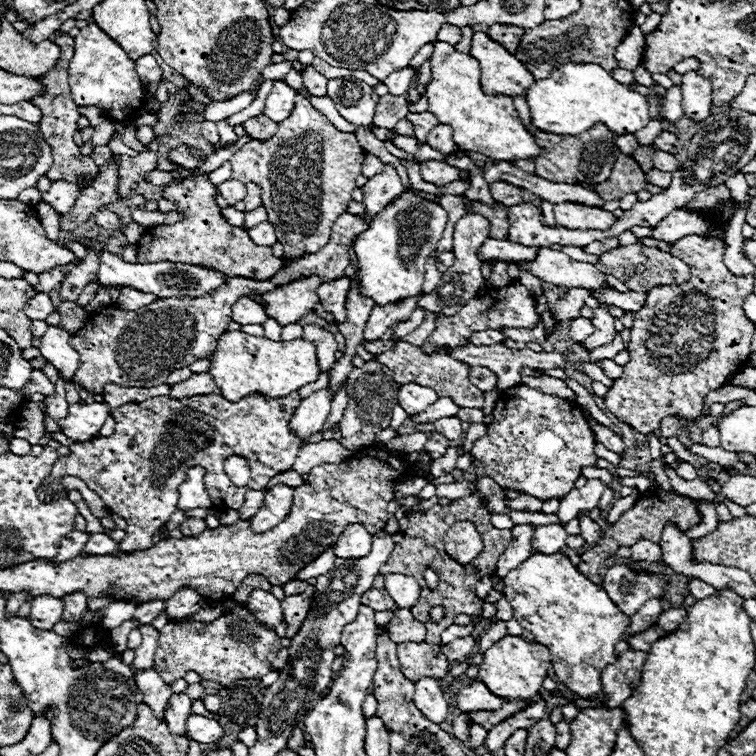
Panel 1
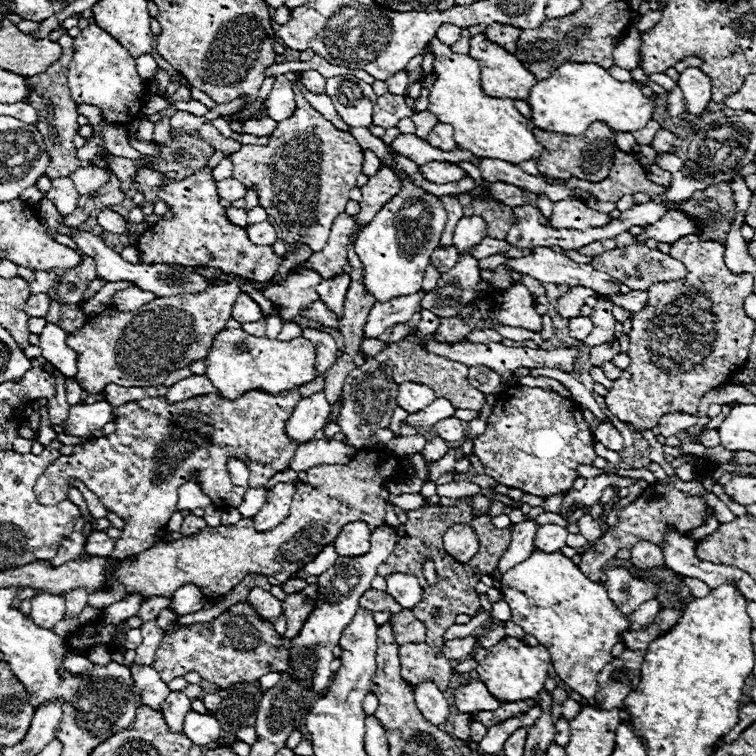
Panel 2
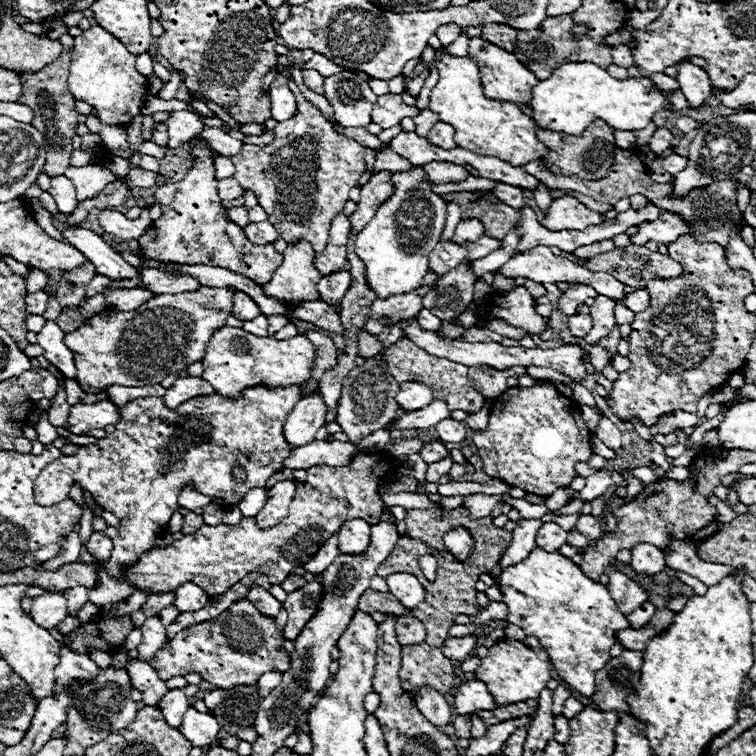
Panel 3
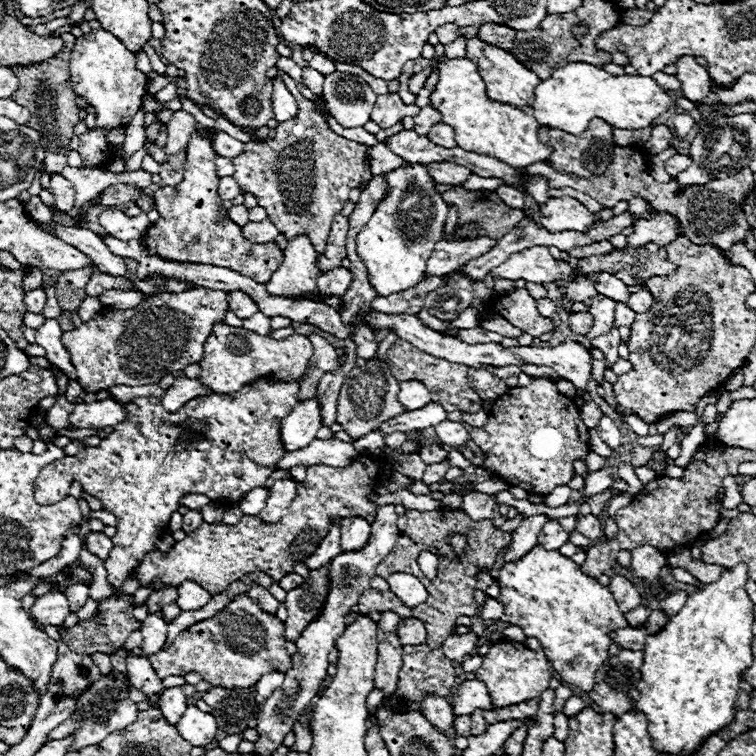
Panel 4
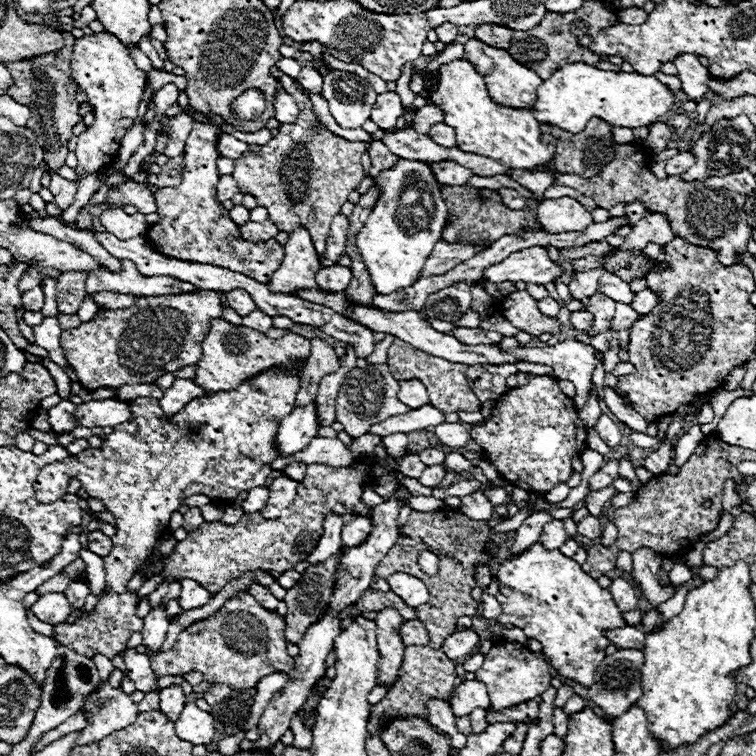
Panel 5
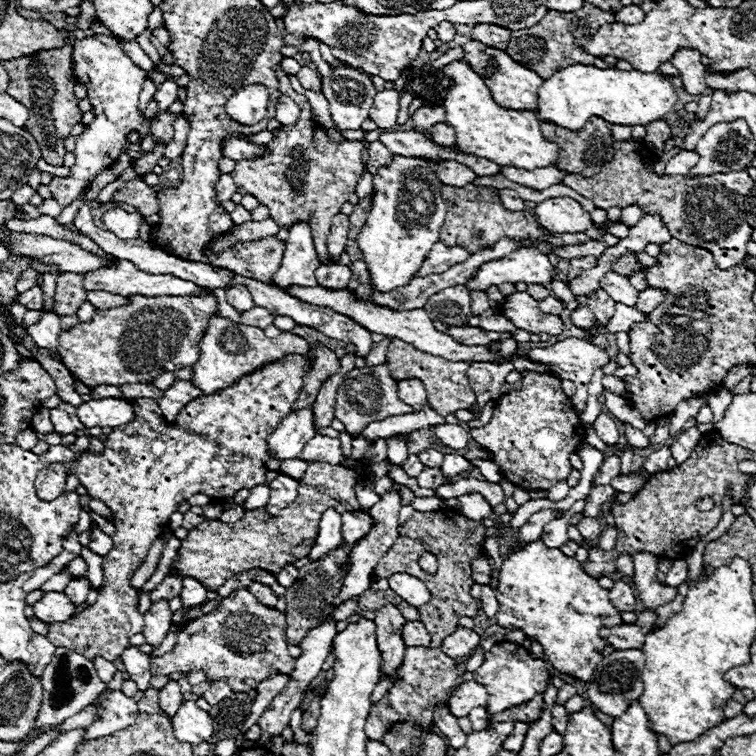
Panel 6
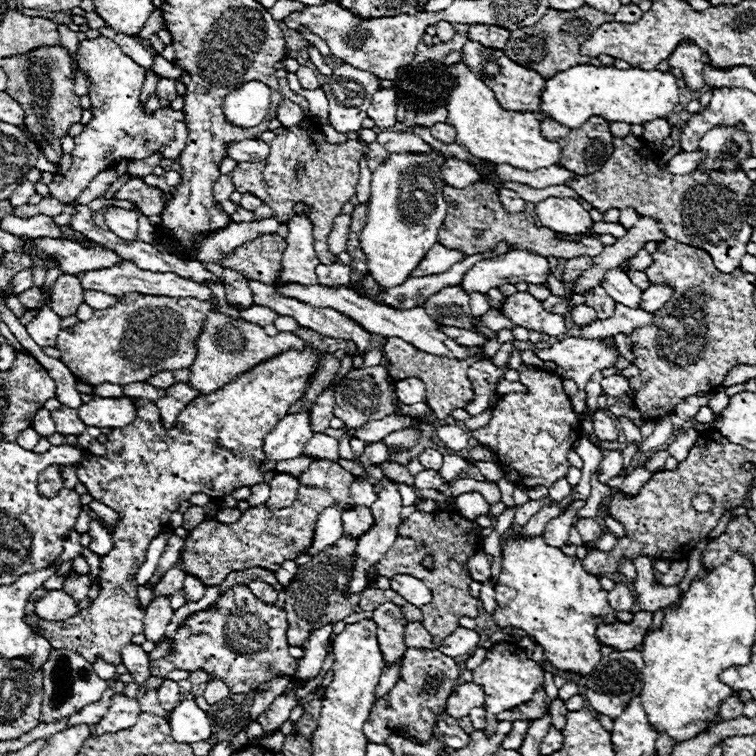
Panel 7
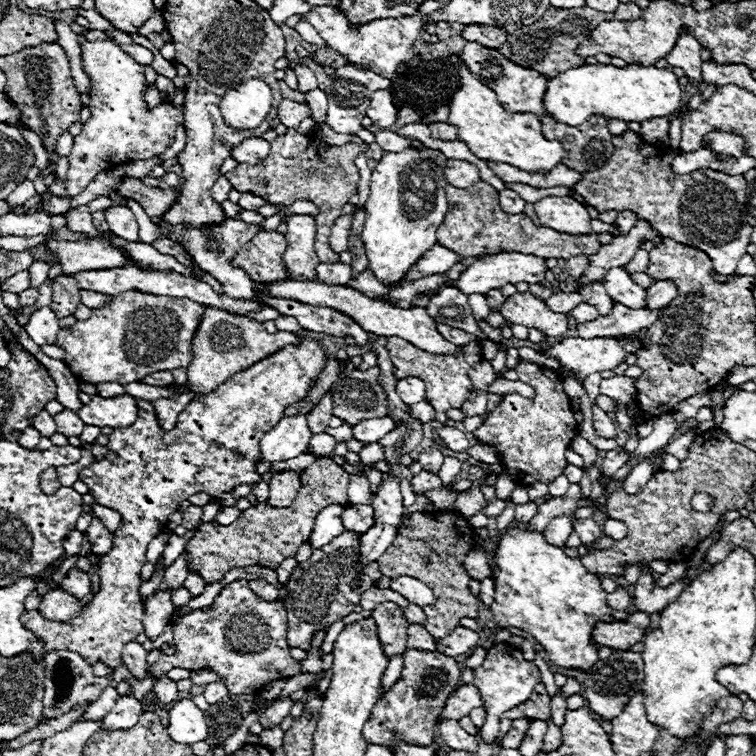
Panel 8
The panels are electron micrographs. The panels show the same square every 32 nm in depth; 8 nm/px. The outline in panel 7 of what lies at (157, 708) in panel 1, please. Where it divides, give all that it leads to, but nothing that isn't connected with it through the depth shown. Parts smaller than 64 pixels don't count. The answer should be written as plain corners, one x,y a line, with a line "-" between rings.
130,644
126,646
126,650
122,650
122,664
138,686
144,686
146,680
152,676
148,654
138,644

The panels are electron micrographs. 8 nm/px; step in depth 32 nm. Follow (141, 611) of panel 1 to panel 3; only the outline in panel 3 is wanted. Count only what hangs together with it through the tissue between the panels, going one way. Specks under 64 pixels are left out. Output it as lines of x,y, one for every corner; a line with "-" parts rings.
174,592
170,594
150,594
146,604
142,606
142,612
146,618
152,618
152,616
158,616
158,612
166,606
170,606
174,602

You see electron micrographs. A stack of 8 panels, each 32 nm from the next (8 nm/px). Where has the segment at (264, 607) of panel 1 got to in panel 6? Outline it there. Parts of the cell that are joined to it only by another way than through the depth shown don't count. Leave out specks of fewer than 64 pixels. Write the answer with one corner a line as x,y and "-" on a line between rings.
252,582
252,584
248,586
248,590
250,590
250,594
254,594
254,596
258,598
258,602
262,602
264,606
268,606
268,608
276,608
278,598
276,598
274,592
270,590
270,586
260,584
260,582

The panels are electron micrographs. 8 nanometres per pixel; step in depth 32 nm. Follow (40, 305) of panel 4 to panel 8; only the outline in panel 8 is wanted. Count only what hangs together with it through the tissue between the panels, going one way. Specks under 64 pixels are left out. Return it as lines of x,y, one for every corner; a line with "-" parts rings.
28,288
28,290
24,290
24,292
18,294
18,300
20,300
22,306
34,306
36,300
38,300
38,296
40,296
38,288

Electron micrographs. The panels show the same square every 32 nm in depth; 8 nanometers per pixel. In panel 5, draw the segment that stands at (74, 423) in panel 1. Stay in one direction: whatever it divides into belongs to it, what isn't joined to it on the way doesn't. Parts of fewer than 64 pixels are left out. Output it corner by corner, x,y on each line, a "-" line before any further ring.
116,398
106,400
92,400
82,402
76,406
74,418
84,428
106,428
106,426
118,426
126,420
130,420
130,410
126,402
120,402

